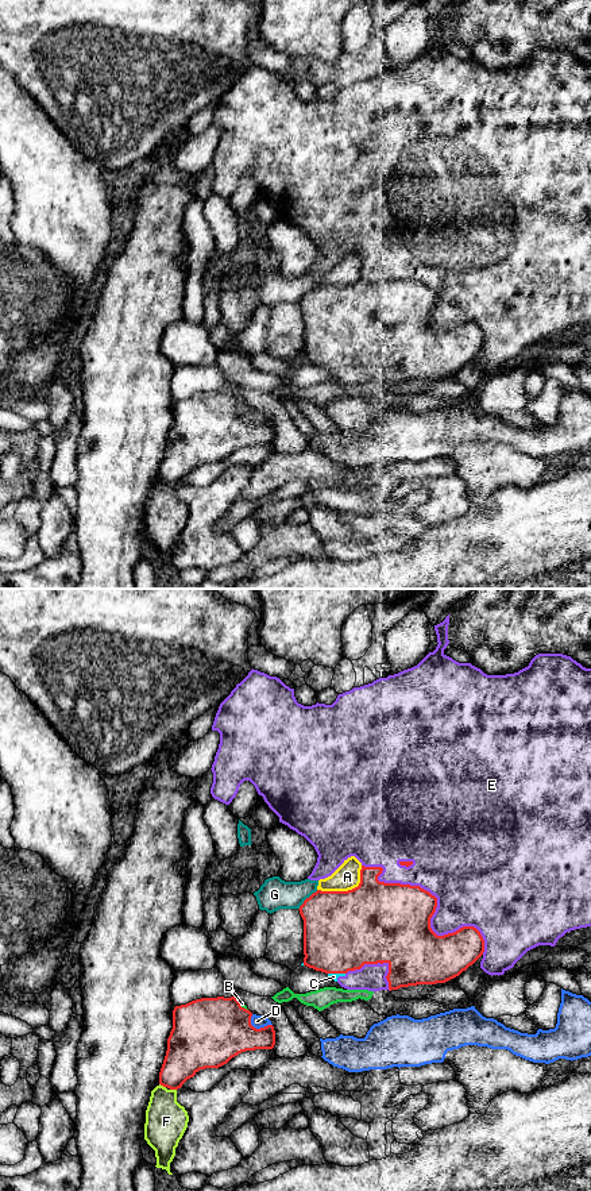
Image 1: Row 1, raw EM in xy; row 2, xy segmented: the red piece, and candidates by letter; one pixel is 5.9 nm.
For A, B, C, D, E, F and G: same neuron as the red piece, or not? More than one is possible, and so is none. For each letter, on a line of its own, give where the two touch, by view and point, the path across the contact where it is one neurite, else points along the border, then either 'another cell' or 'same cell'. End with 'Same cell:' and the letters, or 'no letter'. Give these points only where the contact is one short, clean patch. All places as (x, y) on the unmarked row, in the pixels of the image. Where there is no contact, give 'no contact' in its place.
A: xy (348, 285) | another cell
B: xy (243, 403) | same cell
C: xy (336, 367) | along xy (328, 367), (344, 369) | another cell
D: xy (258, 424) | another cell
E: xy (436, 299) | another cell
F: xy (162, 480) | along xy (159, 478), (165, 482) | another cell
G: xy (306, 293) | another cell
Same cell: B

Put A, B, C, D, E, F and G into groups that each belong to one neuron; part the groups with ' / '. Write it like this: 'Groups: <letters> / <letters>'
Groups: A C E / B / D / F / G

